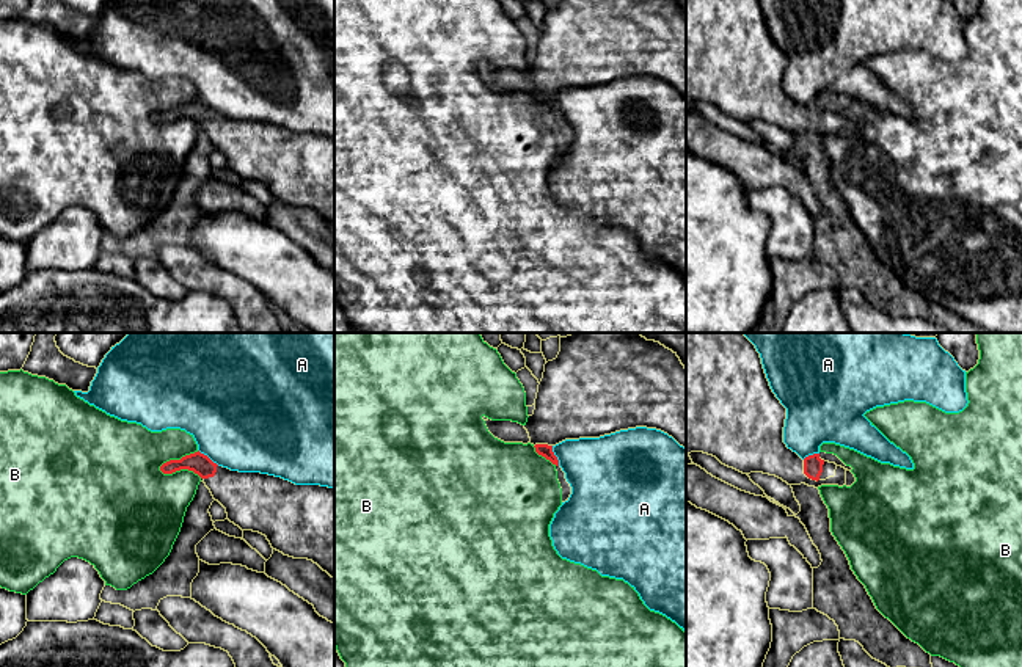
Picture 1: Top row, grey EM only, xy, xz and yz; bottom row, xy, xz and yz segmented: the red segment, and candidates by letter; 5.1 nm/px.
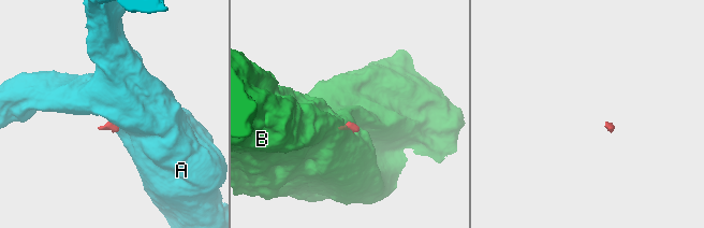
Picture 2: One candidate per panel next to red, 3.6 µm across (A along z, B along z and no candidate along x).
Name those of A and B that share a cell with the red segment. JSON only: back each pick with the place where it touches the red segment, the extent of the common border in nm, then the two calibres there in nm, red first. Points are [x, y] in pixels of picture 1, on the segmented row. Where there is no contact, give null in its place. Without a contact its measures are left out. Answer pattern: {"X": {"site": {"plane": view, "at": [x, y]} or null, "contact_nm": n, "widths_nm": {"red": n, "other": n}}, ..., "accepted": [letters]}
{"accepted": []}

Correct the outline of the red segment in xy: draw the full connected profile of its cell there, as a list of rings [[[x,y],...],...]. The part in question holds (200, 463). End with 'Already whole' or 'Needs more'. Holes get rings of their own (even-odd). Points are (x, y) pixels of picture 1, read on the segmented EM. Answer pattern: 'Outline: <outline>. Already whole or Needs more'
Outline: [[[199,450],[182,457],[181,460],[170,460],[160,466],[163,474],[173,474],[181,469],[188,469],[198,474],[201,479],[214,477],[217,472],[217,463]]]. Already whole

